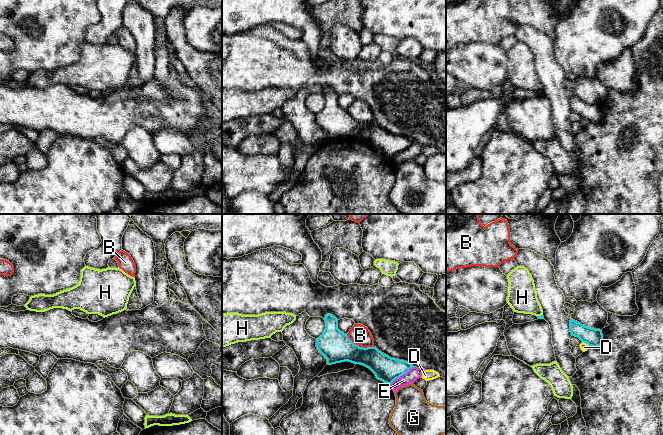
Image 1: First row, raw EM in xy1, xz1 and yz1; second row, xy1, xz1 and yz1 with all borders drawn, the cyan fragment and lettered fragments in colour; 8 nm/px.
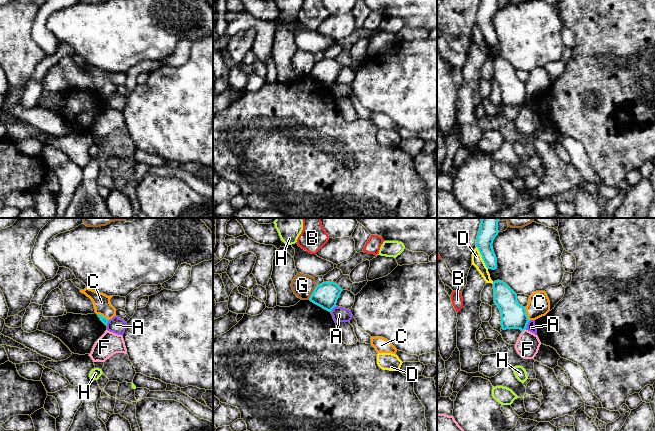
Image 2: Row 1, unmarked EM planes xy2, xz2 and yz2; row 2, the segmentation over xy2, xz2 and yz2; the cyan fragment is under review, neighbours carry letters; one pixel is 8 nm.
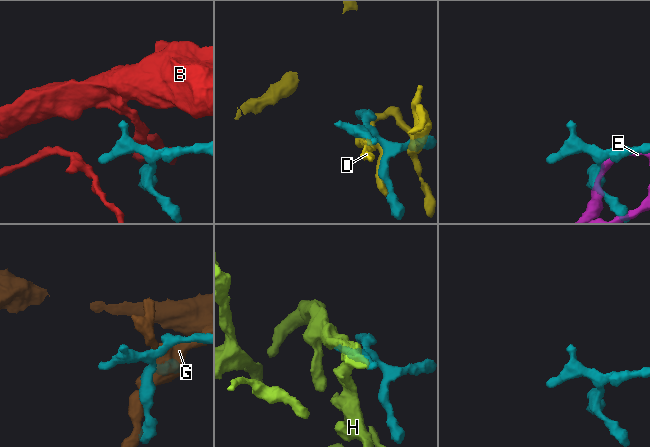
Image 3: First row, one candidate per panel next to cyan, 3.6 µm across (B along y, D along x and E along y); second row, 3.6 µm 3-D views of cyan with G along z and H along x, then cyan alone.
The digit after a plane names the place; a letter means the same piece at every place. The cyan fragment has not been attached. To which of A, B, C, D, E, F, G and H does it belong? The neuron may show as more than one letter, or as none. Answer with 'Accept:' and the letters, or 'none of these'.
Accept: none of these

